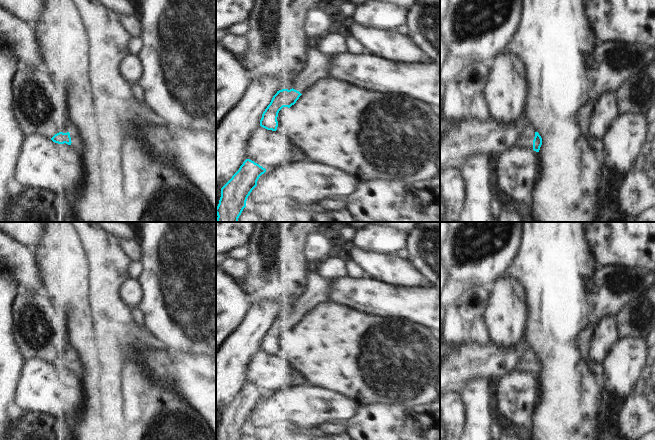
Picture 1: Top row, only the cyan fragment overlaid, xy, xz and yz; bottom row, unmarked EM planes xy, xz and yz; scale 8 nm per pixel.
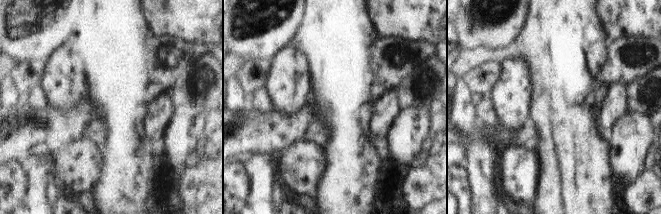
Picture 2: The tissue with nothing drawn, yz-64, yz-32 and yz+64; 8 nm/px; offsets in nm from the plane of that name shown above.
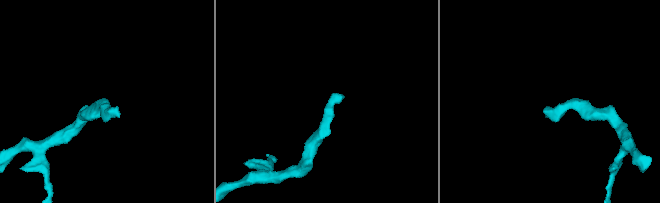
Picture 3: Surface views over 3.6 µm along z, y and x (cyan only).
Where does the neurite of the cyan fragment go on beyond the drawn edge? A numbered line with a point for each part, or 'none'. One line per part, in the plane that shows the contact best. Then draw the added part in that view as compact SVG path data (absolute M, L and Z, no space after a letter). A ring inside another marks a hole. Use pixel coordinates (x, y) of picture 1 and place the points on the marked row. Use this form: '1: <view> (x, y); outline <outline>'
1: yz (528, 133); outline M525 124L521 137L517 142L517 145L533 149L533 140L535 137L535 132L536 131L532 128L530 124Z

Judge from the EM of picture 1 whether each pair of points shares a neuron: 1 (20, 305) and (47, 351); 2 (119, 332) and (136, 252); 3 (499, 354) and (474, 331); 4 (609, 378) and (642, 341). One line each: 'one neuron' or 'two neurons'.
1: one neuron
2: two neurons
3: two neurons
4: one neuron

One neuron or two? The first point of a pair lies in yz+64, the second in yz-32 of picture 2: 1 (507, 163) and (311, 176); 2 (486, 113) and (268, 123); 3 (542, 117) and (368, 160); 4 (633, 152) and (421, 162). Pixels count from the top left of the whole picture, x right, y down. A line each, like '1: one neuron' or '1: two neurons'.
1: one neuron
2: two neurons
3: one neuron
4: two neurons

